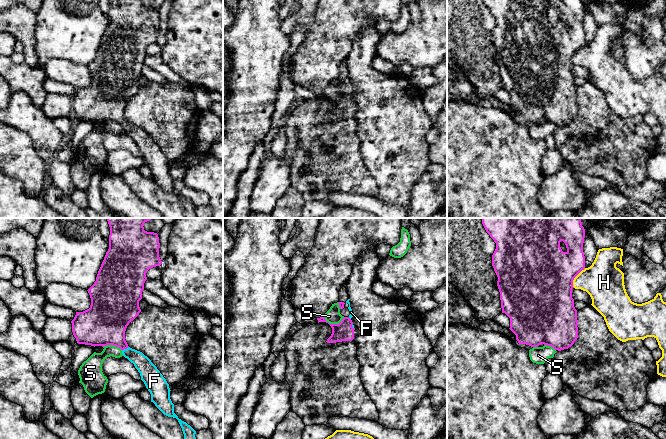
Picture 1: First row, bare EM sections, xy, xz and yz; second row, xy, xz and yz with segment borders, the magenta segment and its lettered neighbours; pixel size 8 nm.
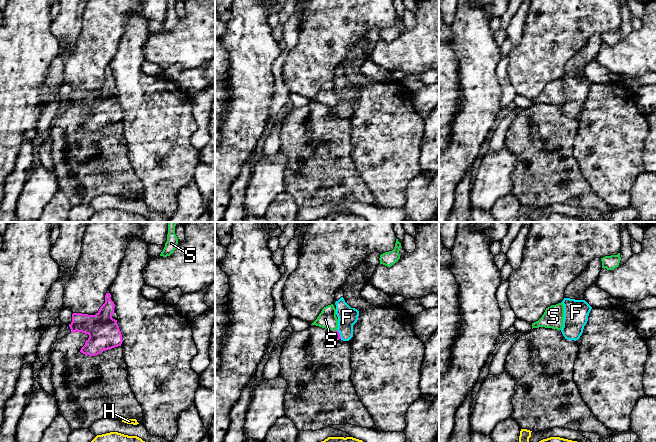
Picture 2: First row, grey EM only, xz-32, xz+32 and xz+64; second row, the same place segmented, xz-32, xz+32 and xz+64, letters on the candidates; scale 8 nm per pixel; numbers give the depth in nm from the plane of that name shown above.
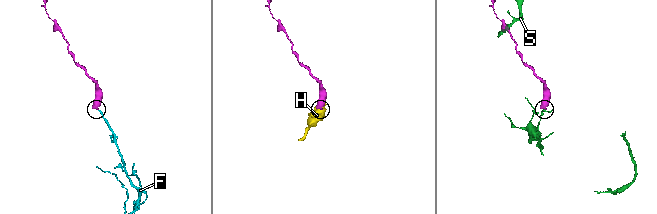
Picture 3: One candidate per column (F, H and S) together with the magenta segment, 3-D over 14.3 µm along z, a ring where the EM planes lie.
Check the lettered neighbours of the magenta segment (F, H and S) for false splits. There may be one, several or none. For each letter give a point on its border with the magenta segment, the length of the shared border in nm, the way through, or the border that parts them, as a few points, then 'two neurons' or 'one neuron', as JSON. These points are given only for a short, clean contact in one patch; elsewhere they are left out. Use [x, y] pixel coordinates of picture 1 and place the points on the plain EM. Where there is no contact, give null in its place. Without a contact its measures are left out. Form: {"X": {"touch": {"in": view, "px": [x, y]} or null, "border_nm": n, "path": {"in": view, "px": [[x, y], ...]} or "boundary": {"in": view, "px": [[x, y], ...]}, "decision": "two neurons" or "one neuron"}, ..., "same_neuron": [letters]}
{"F": {"touch": {"in": "xy", "px": [125, 124]}, "border_nm": 70, "path": {"in": "xy", "px": [[105, 100], [125, 124], [147, 146]]}, "decision": "one neuron"}, "H": {"touch": {"in": "yz", "px": [575, 52]}, "border_nm": 190, "boundary": {"in": "yz", "px": [[585, 44], [574, 54], [573, 63]]}, "decision": "two neurons"}, "S": {"touch": {"in": "xz", "px": [333, 100]}, "border_nm": 180, "boundary": {"in": "xz", "px": [[323, 91], [330, 99], [338, 99], [344, 93]]}, "decision": "two neurons"}, "same_neuron": ["F"]}

